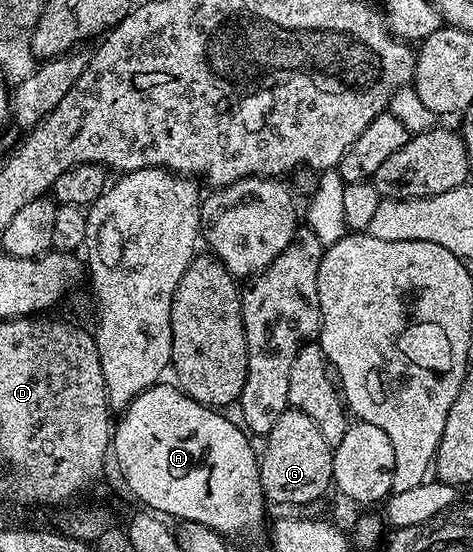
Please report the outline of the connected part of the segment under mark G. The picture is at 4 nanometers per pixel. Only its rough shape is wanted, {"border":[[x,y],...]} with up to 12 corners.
{"border":[[288,407],[259,453],[265,501],[333,487],[333,445]]}

